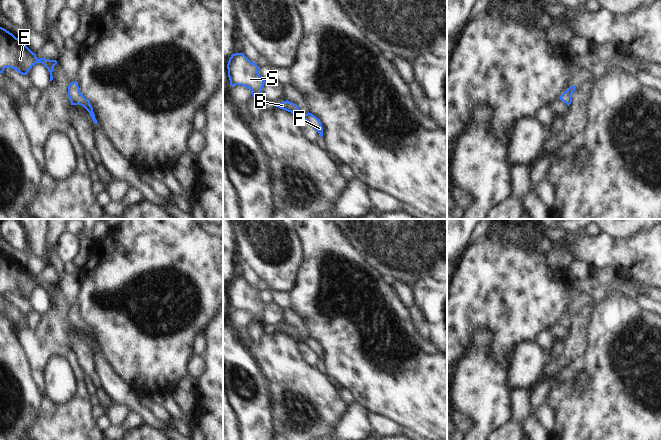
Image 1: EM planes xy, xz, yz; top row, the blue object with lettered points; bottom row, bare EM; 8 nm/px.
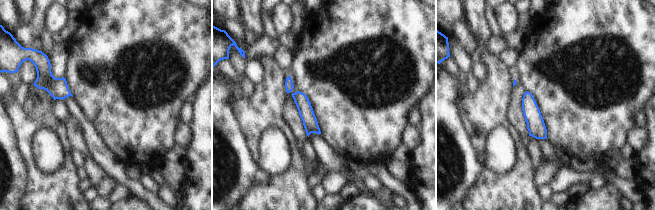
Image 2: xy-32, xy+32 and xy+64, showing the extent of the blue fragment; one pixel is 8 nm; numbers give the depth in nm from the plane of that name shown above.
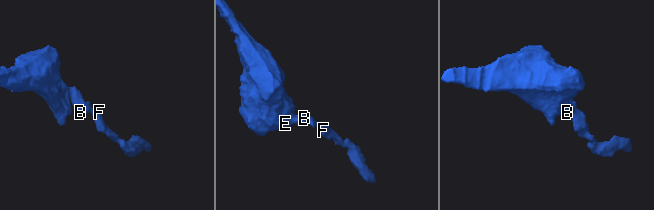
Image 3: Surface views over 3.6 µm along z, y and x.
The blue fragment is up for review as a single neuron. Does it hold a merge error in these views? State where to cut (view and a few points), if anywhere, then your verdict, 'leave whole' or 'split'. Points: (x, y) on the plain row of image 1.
no cut | leave whole

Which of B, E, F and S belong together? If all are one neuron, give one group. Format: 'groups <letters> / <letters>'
groups B E F S

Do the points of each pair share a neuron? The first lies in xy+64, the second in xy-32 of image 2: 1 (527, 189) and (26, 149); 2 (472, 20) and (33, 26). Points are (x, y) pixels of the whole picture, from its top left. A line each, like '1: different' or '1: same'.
1: same
2: different

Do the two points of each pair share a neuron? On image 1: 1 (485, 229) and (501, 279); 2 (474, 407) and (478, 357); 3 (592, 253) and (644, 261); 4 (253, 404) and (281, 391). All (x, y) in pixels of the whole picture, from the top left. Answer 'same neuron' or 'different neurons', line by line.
1: different neurons
2: same neuron
3: same neuron
4: different neurons

